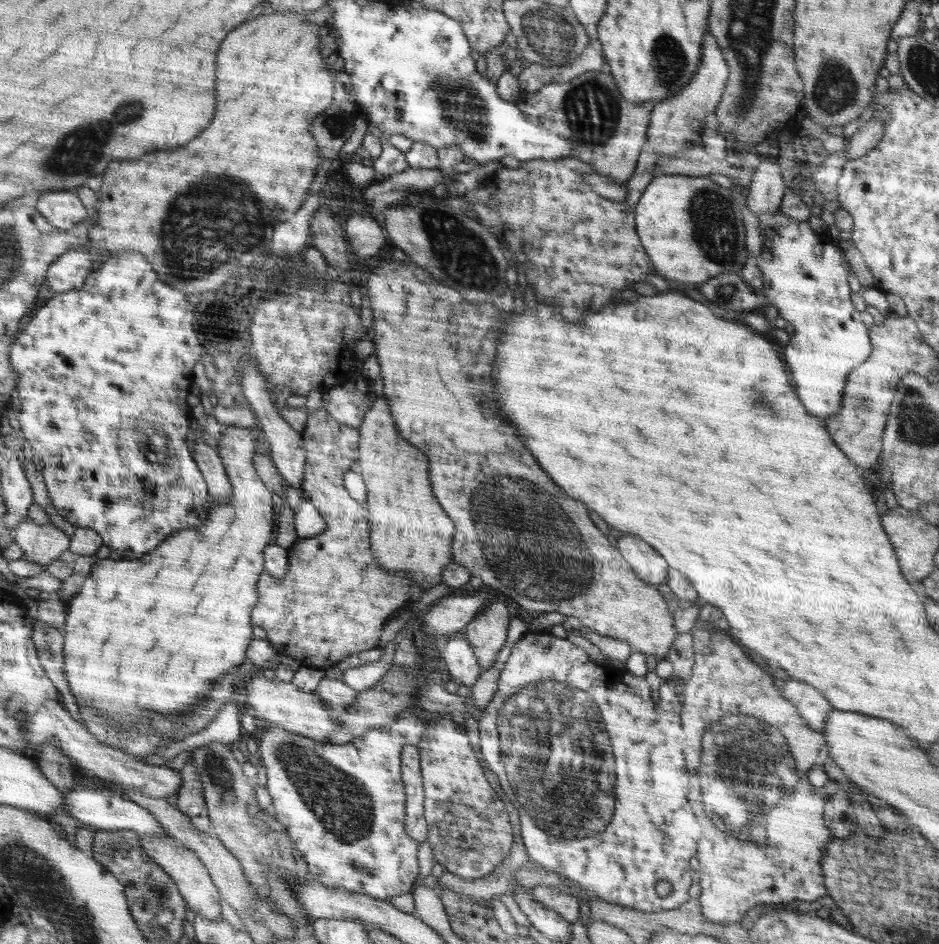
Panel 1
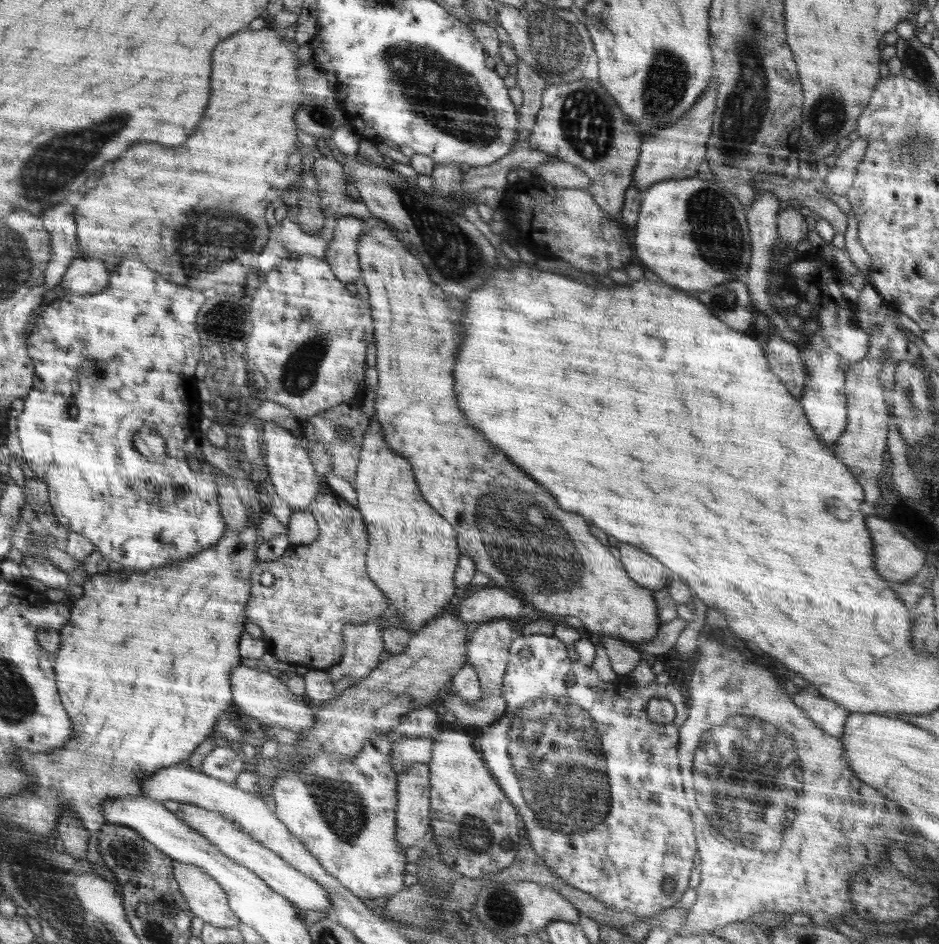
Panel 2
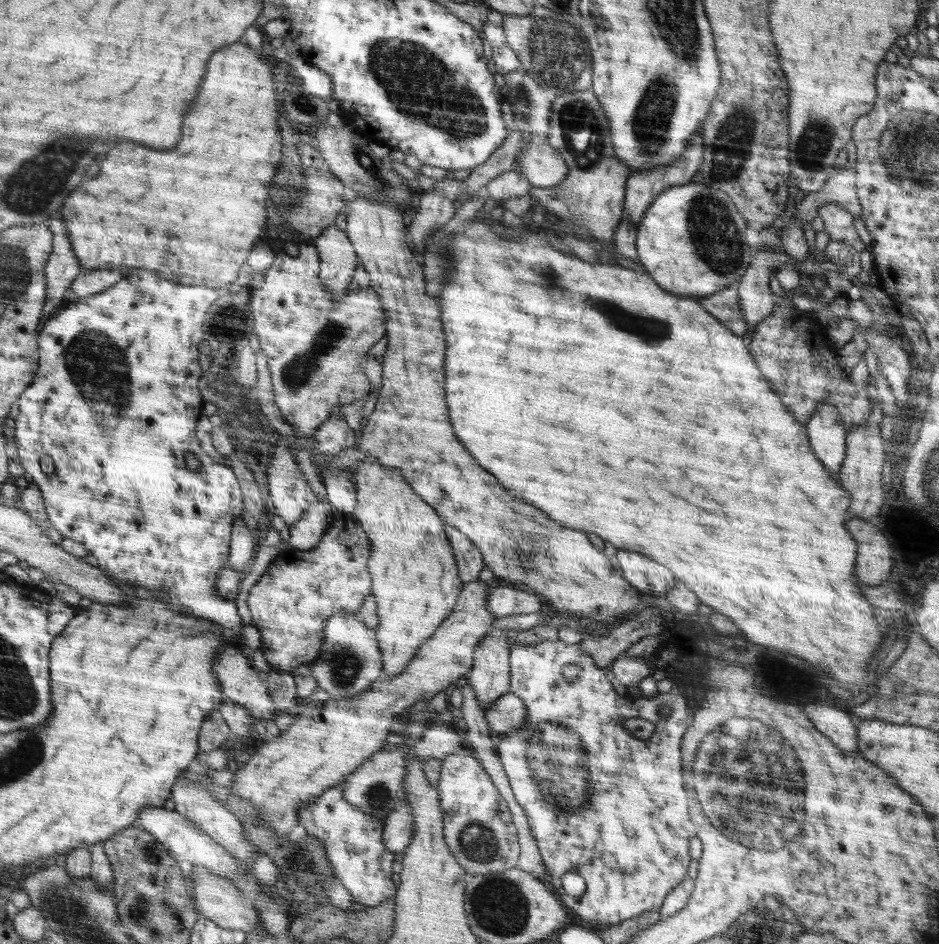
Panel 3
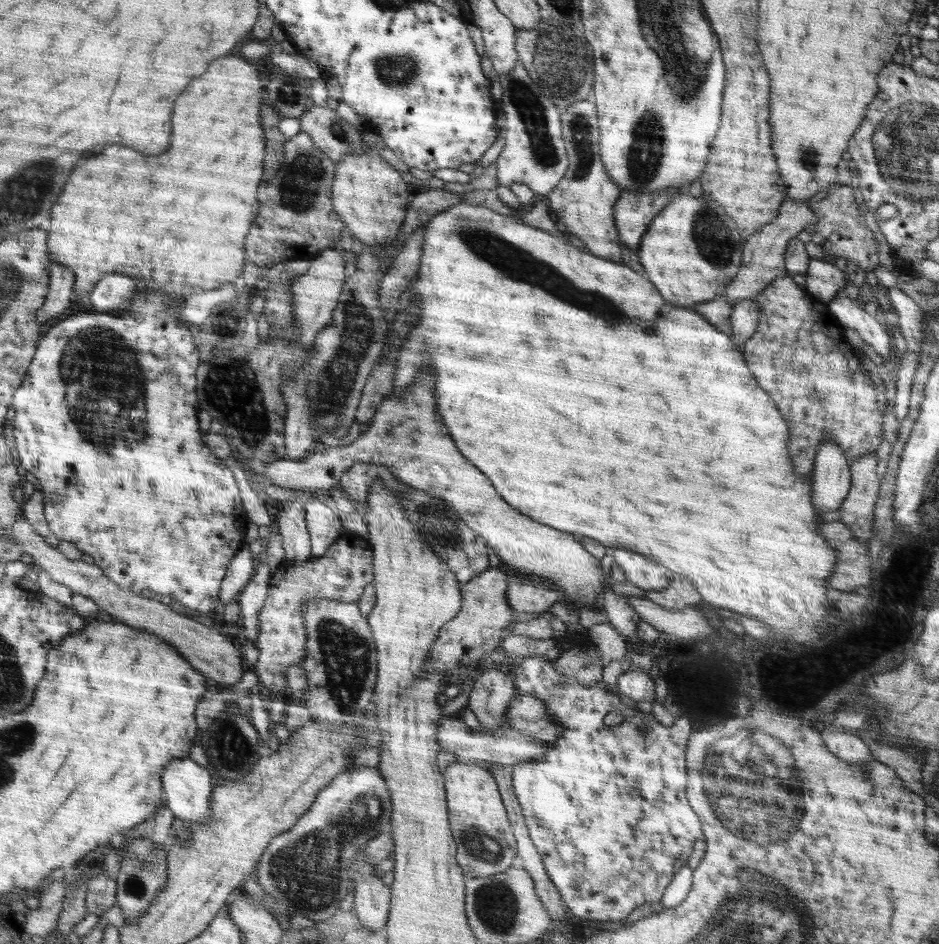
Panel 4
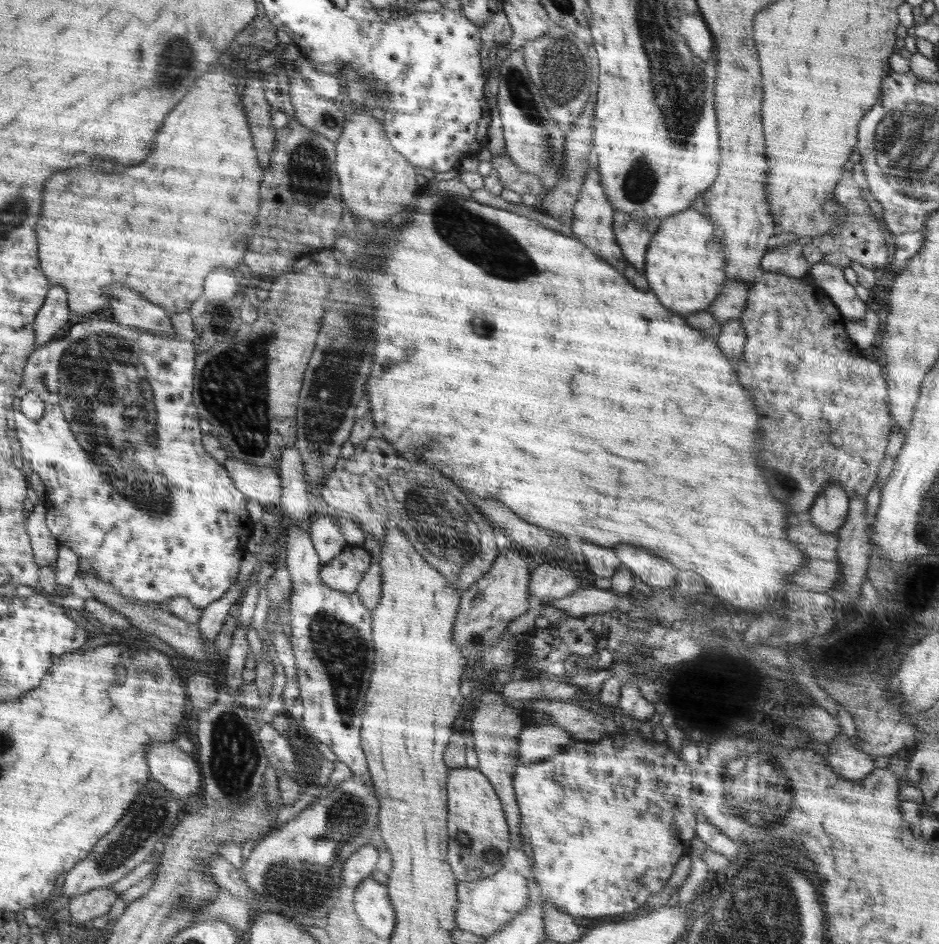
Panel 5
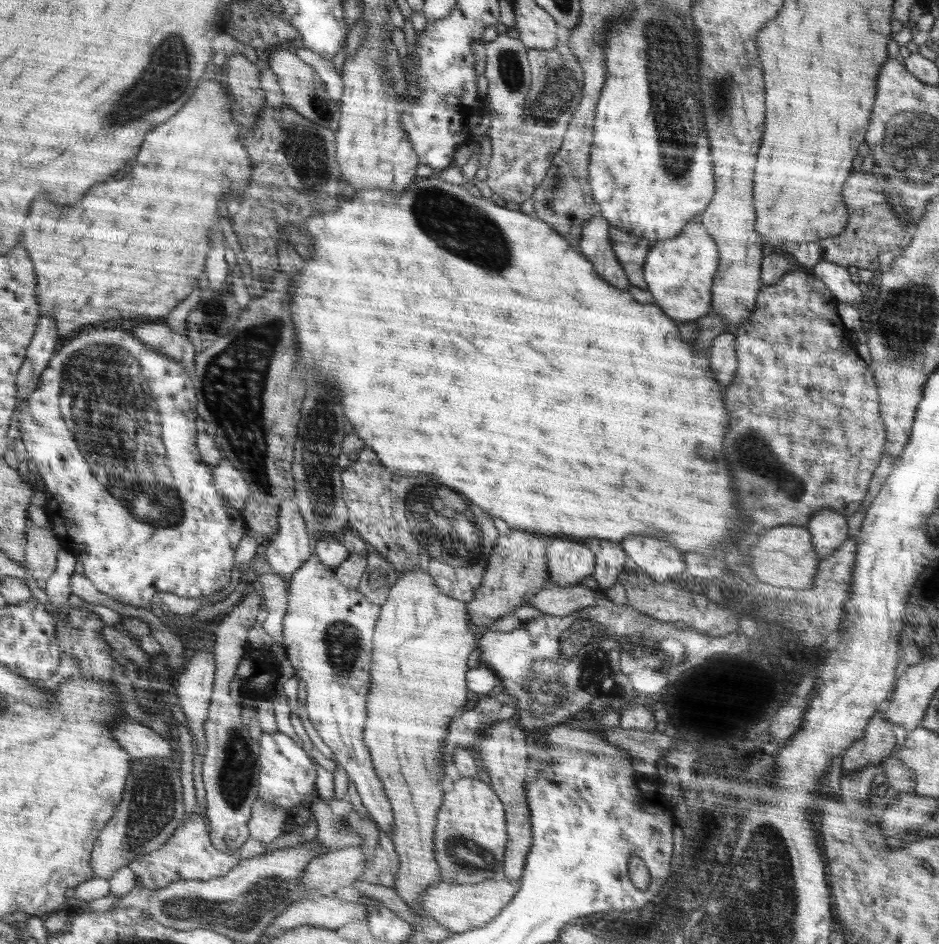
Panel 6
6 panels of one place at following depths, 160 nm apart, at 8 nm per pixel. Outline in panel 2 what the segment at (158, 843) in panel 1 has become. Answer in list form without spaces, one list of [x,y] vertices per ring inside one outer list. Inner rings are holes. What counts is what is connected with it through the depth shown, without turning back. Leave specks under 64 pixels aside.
[[[171,858],[174,877],[189,909],[205,923],[220,928],[238,927],[239,915],[230,907],[227,891],[201,866]]]

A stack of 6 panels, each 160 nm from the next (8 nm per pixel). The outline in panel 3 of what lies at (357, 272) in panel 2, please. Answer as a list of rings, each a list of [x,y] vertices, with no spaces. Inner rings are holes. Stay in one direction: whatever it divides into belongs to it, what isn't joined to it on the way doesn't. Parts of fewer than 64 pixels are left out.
[[[332,226],[316,240],[314,246],[318,248],[319,279],[323,287],[329,295],[343,297],[348,293],[359,262],[348,236],[337,226]]]

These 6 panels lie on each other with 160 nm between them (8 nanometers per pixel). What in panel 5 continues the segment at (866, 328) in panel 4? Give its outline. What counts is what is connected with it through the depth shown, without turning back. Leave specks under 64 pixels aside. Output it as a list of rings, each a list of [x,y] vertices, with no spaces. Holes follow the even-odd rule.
[[[822,260],[811,268],[809,275],[820,290],[836,305],[844,320],[863,320],[867,304],[856,295],[854,287],[844,277],[844,270]]]

